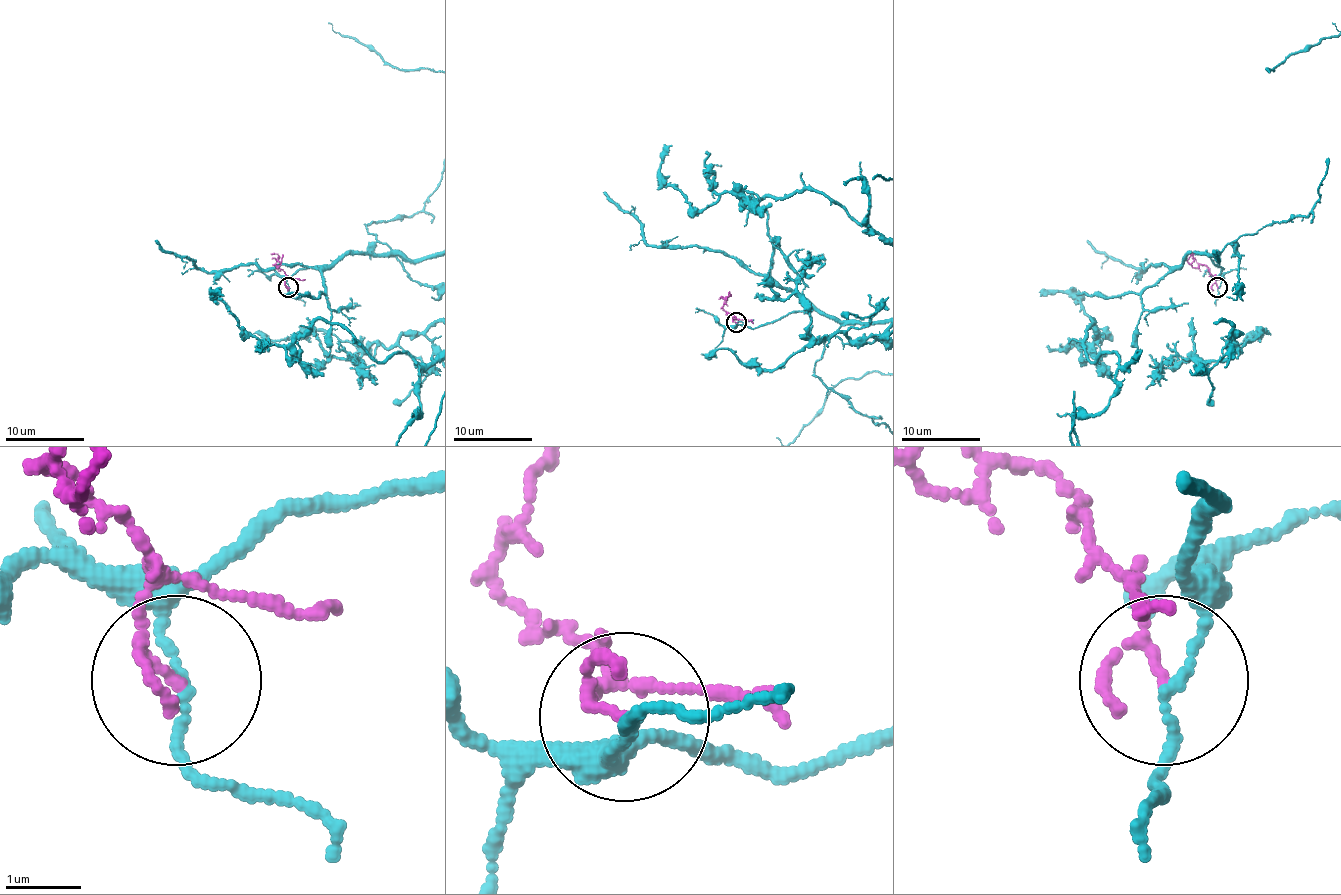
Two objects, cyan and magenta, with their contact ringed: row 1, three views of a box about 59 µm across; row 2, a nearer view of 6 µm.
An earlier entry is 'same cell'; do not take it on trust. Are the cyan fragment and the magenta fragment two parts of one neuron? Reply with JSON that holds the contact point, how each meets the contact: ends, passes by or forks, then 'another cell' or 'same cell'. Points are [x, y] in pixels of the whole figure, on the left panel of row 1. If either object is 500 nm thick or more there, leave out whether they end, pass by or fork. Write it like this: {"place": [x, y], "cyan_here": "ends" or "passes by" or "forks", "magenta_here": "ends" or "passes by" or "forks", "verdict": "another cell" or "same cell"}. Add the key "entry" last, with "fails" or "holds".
{"place": [288, 287], "cyan_here": "passes by", "magenta_here": "passes by", "verdict": "same cell", "entry": "holds"}

